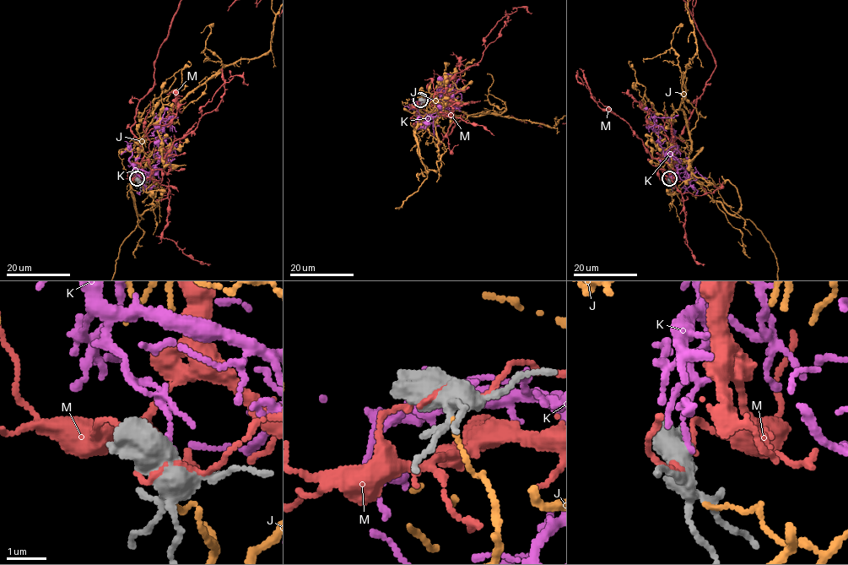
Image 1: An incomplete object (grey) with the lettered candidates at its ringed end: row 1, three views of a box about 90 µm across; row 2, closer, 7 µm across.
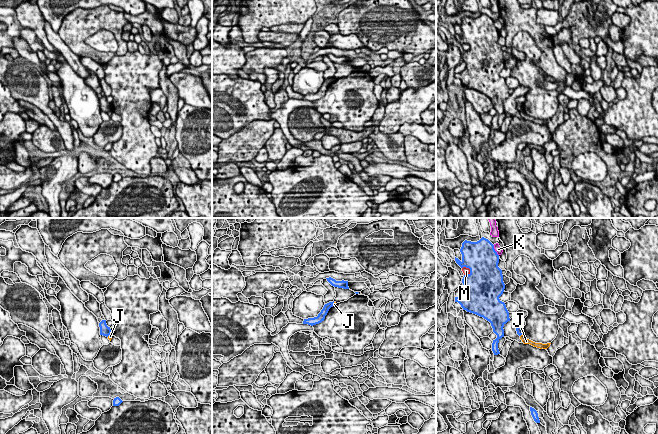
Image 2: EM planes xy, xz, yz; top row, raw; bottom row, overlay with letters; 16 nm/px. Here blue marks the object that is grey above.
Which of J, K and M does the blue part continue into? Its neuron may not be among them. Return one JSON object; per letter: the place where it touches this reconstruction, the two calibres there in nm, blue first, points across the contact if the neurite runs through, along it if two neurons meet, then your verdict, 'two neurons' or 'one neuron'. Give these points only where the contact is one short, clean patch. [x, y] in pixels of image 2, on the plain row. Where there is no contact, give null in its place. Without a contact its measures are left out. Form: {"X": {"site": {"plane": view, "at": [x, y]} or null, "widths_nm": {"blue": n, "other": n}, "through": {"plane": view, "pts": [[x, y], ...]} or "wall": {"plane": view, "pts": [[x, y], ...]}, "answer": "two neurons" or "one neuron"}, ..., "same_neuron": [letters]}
{"J": {"site": {"plane": "xy", "at": [109, 110]}, "widths_nm": {"blue": 160, "other": 60}, "wall": {"plane": "xy", "pts": [[111, 109], [107, 112]]}, "answer": "two neurons"}, "K": {"site": {"plane": "yz", "at": [494, 26]}, "widths_nm": {"blue": 500, "other": 120}, "wall": {"plane": "yz", "pts": [[493, 21], [498, 31]]}, "answer": "two neurons"}, "M": {"site": {"plane": "yz", "at": [468, 43]}, "widths_nm": {"blue": 500, "other": 120}, "answer": "two neurons"}, "same_neuron": []}

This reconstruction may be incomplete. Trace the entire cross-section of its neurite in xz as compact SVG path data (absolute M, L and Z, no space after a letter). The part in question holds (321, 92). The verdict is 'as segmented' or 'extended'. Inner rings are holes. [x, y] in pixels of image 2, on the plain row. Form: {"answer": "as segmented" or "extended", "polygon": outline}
{"answer": "as segmented", "polygon": "M334 77L325 80L324 83L323 83L323 85L322 85L321 88L318 90L317 93L304 95L303 100L308 100L308 101L313 102L313 101L319 100L319 99L321 99L322 97L324 97L325 92L327 91L329 85L330 85L331 83L333 83L333 79L334 79Z"}

